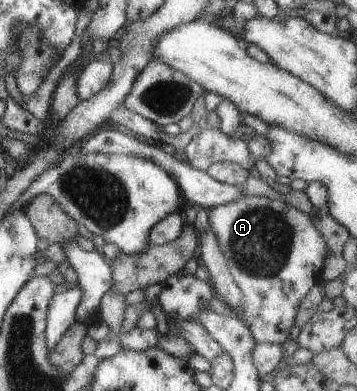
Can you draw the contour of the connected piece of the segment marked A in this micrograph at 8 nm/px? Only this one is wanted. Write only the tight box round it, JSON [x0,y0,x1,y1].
[208,195,328,344]

